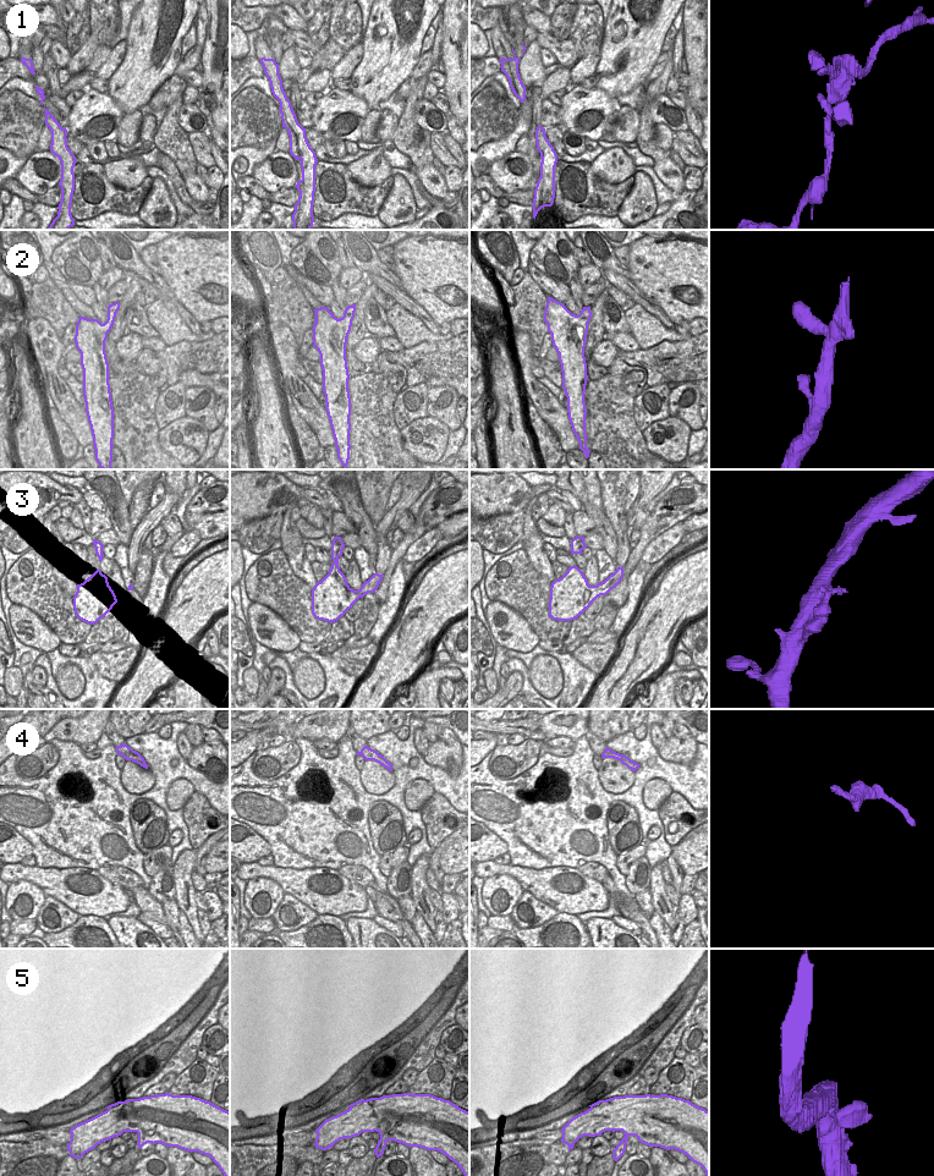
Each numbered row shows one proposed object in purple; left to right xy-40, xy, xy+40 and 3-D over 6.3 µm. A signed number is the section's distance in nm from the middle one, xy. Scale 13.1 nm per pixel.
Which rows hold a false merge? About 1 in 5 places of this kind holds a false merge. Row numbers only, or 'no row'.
1

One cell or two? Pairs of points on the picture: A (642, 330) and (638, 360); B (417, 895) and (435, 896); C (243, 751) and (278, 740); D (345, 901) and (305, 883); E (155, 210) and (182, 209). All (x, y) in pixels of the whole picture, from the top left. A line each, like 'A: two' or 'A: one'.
A: two
B: two
C: two
D: one
E: two

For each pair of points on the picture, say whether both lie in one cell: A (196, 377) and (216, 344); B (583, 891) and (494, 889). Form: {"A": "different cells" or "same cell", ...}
{"A": "different cells", "B": "different cells"}

